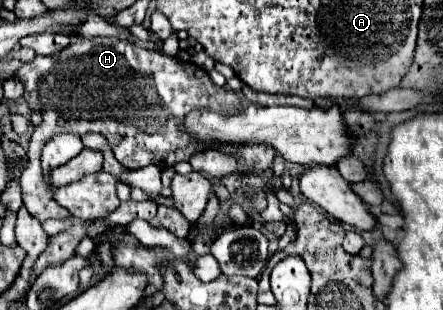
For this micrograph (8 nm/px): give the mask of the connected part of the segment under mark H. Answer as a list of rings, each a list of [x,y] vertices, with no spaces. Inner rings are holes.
[[[74,38],[70,46],[66,46],[62,52],[52,56],[36,56],[32,62],[22,66],[16,76],[22,78],[24,84],[24,100],[28,106],[42,114],[42,124],[34,128],[30,148],[28,148],[28,164],[22,170],[20,176],[20,188],[22,188],[22,200],[28,212],[44,222],[48,218],[66,220],[70,212],[62,206],[58,206],[52,198],[52,192],[42,182],[42,166],[40,166],[40,152],[44,144],[62,132],[72,132],[78,136],[84,136],[88,132],[102,134],[116,160],[130,170],[144,168],[148,164],[156,164],[160,168],[170,168],[176,162],[186,160],[186,154],[190,156],[196,152],[196,138],[192,138],[186,130],[178,128],[184,126],[184,118],[190,114],[190,110],[198,108],[212,108],[214,112],[220,112],[224,106],[230,106],[234,98],[238,98],[232,90],[214,86],[208,72],[192,62],[182,62],[170,56],[164,56],[160,52],[146,50],[130,40],[118,40],[118,38]]]

